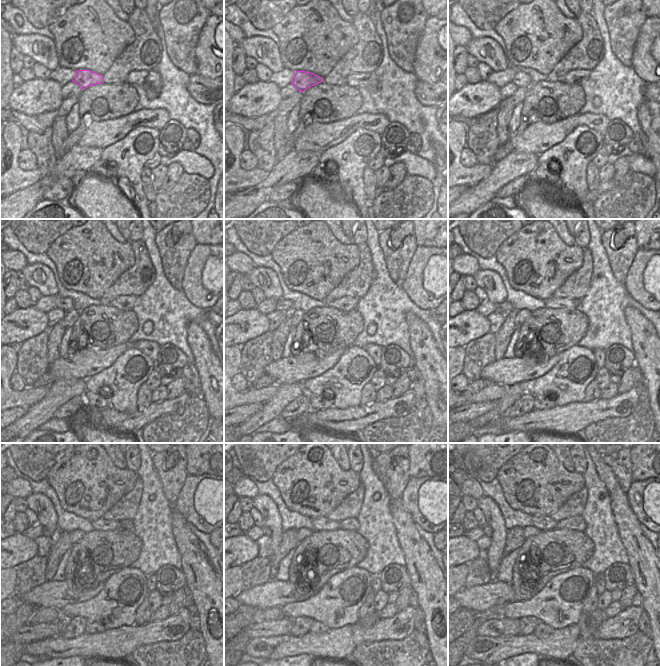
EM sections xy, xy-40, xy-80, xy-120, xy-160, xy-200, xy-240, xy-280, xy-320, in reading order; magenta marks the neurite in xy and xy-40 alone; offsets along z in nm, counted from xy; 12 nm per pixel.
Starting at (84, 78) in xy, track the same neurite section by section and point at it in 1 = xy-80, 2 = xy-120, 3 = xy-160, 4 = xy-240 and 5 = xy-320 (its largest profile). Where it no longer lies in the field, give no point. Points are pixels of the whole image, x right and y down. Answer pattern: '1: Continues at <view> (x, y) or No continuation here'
1: Continues at xy-80 (521, 79)
2: Continues at xy-120 (66, 304)
3: Continues at xy-160 (283, 305)
4: Continues at xy-240 (46, 531)
5: Continues at xy-320 (487, 530)

